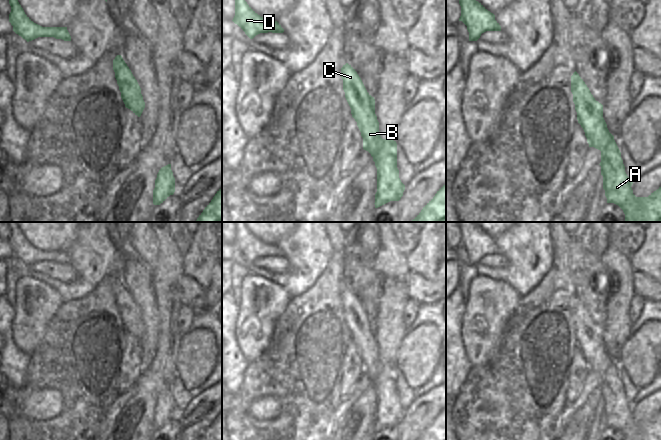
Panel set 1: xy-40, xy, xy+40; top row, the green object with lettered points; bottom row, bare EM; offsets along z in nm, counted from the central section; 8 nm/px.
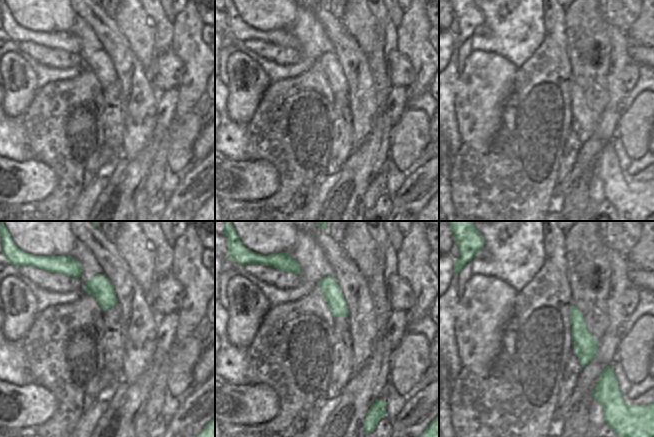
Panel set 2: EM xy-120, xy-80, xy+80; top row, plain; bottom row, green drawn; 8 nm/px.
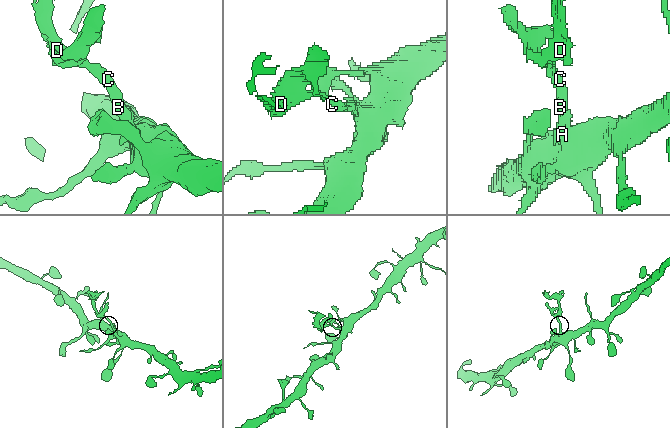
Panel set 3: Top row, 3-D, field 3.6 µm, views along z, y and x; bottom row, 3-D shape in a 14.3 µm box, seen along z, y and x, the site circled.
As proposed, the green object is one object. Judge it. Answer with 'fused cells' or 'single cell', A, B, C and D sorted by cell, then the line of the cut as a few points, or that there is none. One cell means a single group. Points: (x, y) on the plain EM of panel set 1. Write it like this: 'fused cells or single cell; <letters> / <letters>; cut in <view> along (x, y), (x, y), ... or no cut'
fused cells; A / B C D; cut in xy along (393, 364), (387, 364), (373, 381)

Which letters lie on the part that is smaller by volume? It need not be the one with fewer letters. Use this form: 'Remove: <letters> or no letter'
Remove: B, C, D

